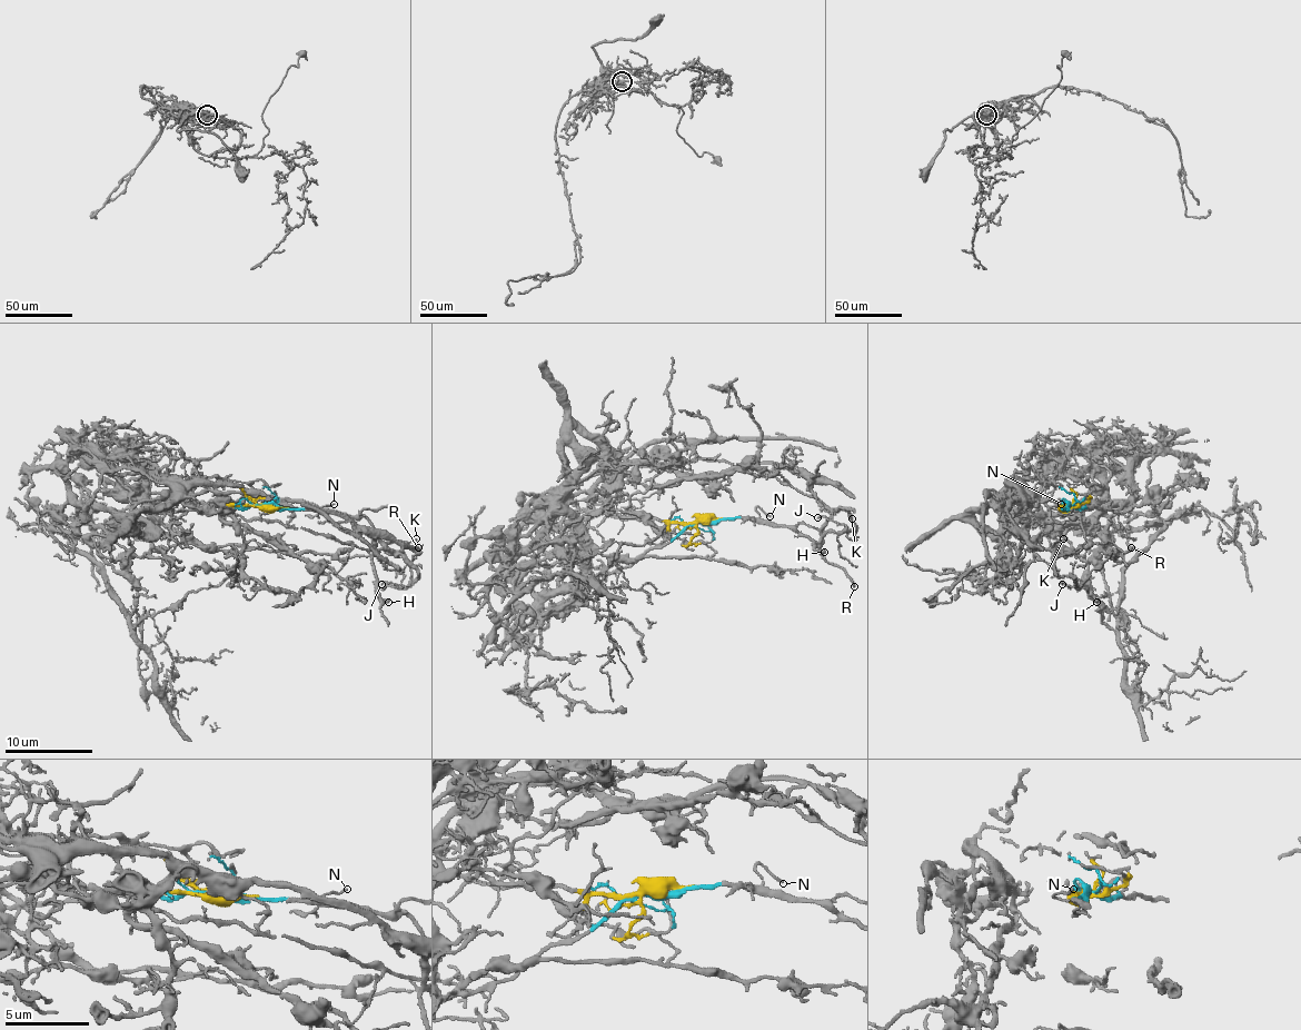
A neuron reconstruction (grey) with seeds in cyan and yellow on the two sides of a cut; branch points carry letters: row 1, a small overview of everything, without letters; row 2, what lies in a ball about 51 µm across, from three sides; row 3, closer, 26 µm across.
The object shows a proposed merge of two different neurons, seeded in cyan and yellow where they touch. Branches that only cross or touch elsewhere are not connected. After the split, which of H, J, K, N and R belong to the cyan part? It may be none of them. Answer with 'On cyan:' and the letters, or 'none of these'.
On cyan: K, N, R

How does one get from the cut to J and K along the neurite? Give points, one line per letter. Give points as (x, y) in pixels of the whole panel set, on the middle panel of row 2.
J: (702, 524), (621, 517), (608, 488), (629, 465), (724, 474), (778, 463), (831, 513), (817, 517)
K: (702, 524), (761, 517), (794, 526), (817, 543), (826, 520), (833, 513), (846, 511), (853, 520)

